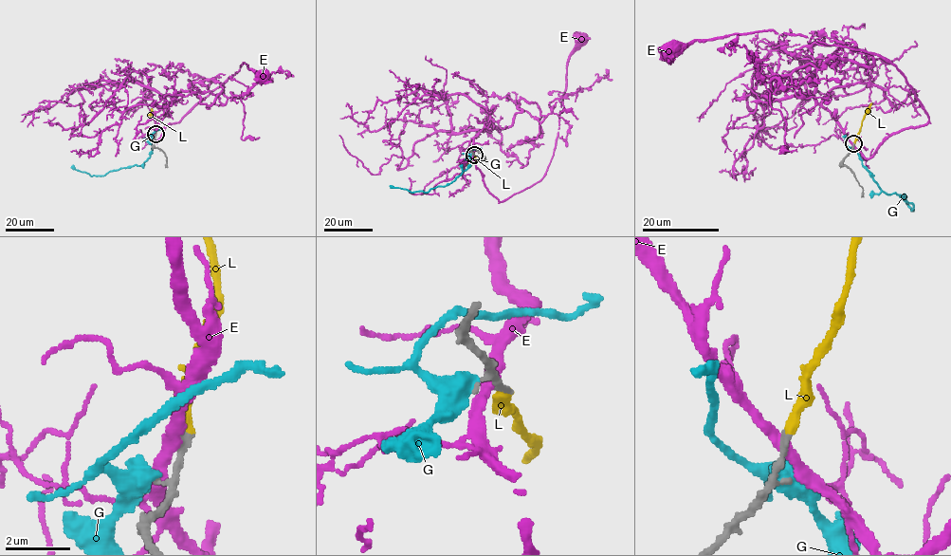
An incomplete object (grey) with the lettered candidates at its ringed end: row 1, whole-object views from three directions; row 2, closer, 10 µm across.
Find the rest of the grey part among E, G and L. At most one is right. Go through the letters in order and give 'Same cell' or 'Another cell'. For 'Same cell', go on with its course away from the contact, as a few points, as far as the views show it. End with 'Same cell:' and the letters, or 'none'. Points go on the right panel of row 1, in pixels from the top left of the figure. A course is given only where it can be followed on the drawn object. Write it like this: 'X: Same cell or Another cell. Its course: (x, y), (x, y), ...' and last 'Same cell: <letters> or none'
E: Another cell
G: Another cell
L: Same cell. Its course: (854, 143), (871, 103)
Same cell: L

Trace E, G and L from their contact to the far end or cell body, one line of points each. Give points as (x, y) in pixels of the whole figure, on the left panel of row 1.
E: (155, 135), (156, 142), (168, 124), (177, 122), (237, 71), (244, 63), (264, 74)
G: (153, 138), (150, 140), (153, 146), (150, 157), (141, 165), (110, 171), (103, 176), (92, 176), (71, 167)
L: (155, 134), (157, 120), (151, 108)

